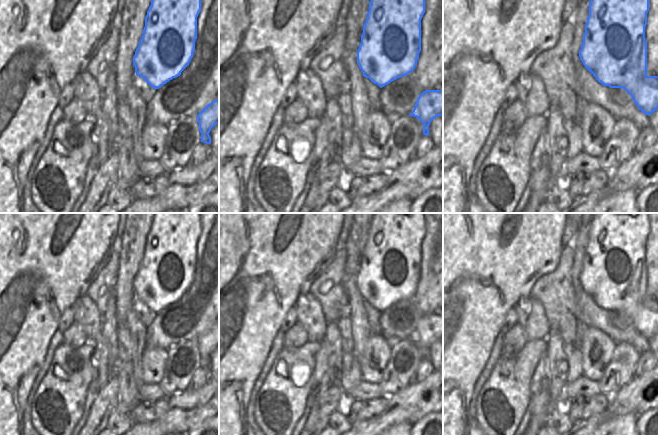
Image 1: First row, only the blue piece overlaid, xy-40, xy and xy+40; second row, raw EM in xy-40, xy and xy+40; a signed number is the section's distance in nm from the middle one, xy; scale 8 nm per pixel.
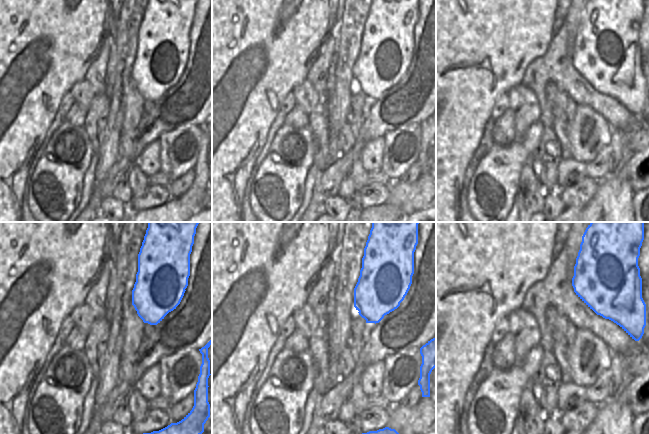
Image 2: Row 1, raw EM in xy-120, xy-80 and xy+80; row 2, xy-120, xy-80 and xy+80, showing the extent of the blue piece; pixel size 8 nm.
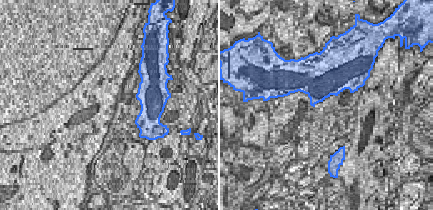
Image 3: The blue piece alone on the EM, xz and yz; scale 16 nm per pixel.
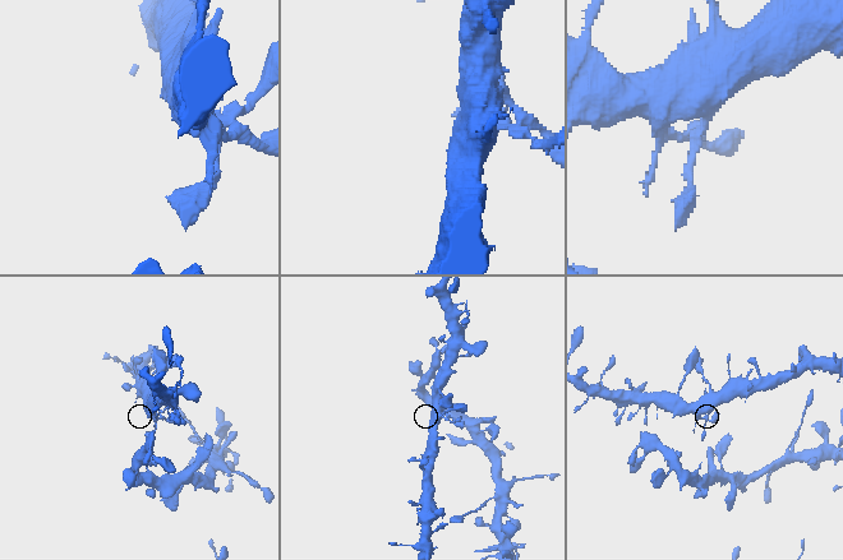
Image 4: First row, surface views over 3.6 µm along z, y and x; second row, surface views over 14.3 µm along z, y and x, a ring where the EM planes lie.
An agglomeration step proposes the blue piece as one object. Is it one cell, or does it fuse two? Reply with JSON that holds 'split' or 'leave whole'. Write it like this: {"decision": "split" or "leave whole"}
{"decision": "split"}

